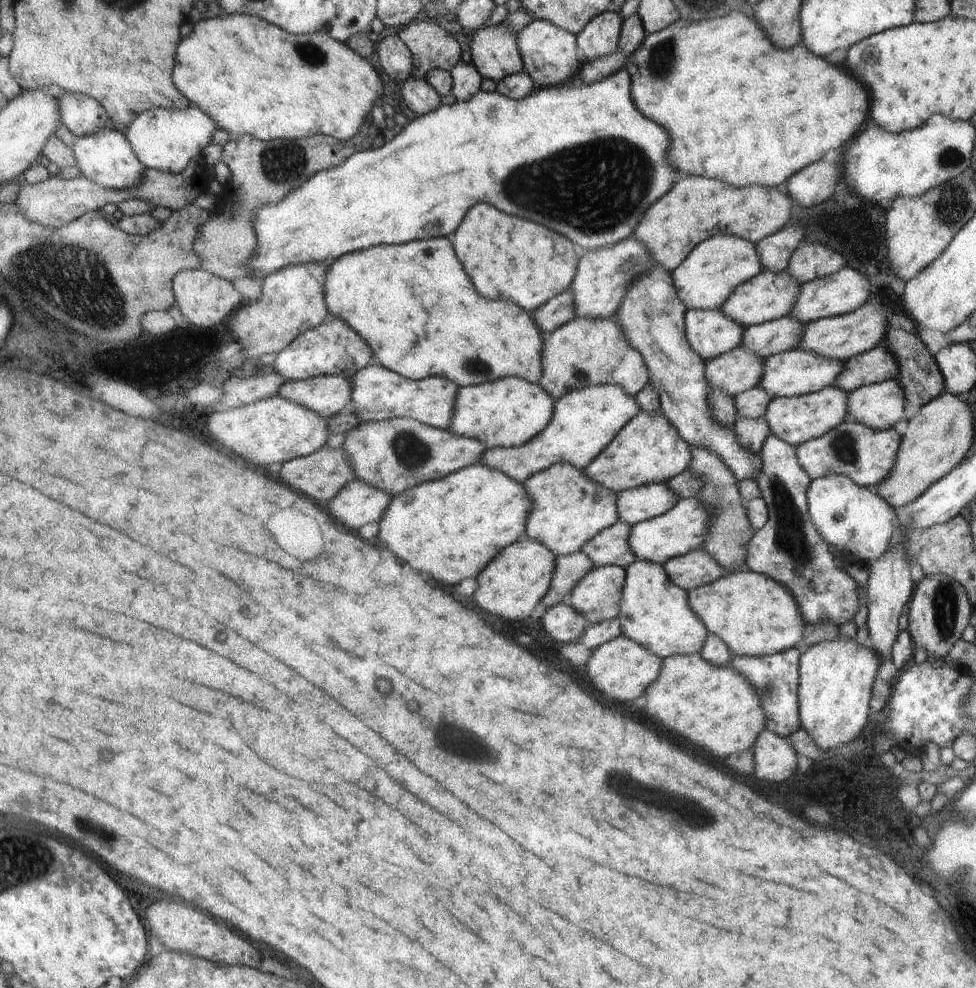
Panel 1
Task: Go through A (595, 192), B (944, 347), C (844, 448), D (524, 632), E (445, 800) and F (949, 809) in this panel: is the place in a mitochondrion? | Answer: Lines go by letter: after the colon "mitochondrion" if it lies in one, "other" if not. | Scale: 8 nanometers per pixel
A: mitochondrion
B: other
C: mitochondrion
D: mitochondrion
E: other
F: other

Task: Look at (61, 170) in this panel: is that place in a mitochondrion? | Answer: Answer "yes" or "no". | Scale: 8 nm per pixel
no

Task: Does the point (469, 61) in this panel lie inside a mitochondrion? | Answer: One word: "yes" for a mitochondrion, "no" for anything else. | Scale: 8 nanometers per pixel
no

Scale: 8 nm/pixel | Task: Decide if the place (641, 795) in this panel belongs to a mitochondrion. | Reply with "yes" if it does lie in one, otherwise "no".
yes

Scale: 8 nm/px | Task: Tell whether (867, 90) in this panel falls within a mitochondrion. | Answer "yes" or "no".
no

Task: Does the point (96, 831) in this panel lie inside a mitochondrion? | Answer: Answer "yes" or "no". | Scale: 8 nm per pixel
yes

